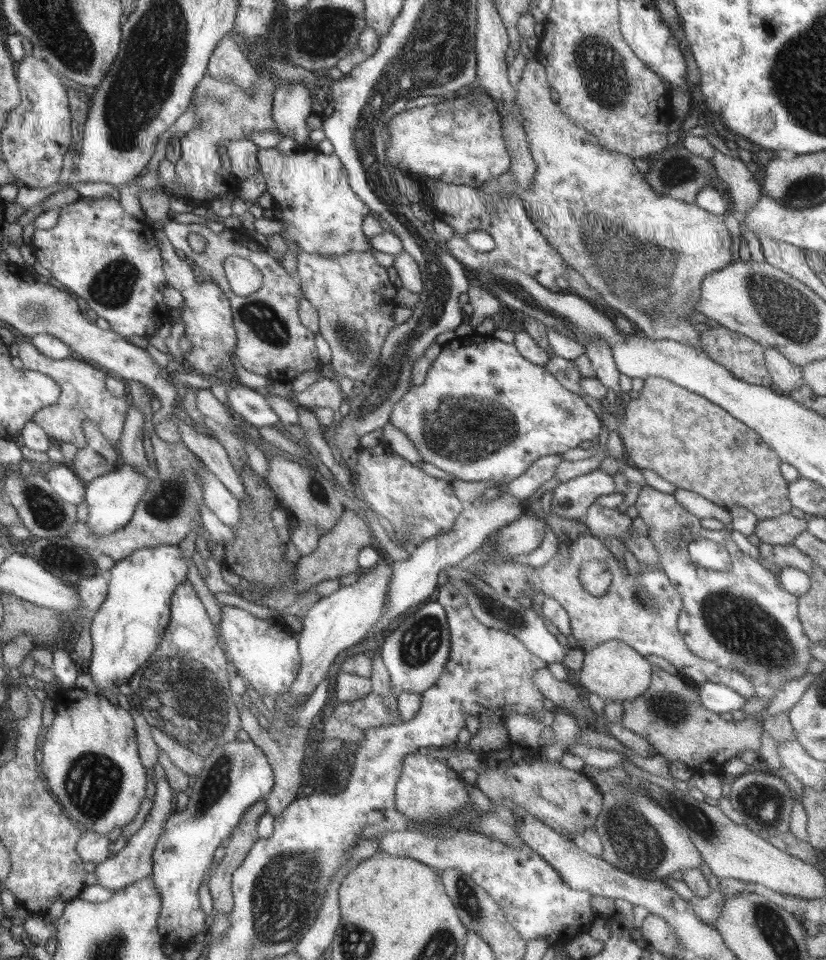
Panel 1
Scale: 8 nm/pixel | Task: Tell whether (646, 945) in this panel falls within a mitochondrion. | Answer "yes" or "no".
no

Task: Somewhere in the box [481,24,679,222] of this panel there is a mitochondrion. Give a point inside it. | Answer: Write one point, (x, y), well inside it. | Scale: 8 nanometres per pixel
(602, 69)

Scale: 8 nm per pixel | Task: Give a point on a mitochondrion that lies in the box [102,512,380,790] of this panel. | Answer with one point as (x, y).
(191, 698)

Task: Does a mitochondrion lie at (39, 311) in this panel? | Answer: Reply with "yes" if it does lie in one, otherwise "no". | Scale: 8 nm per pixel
yes

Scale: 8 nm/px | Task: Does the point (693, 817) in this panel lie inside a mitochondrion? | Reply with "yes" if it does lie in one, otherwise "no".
yes

